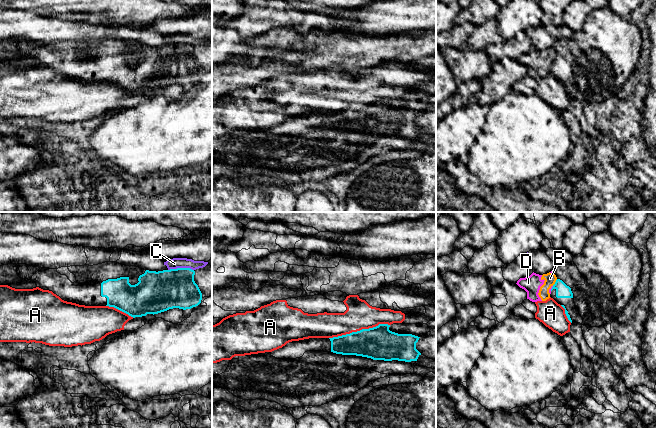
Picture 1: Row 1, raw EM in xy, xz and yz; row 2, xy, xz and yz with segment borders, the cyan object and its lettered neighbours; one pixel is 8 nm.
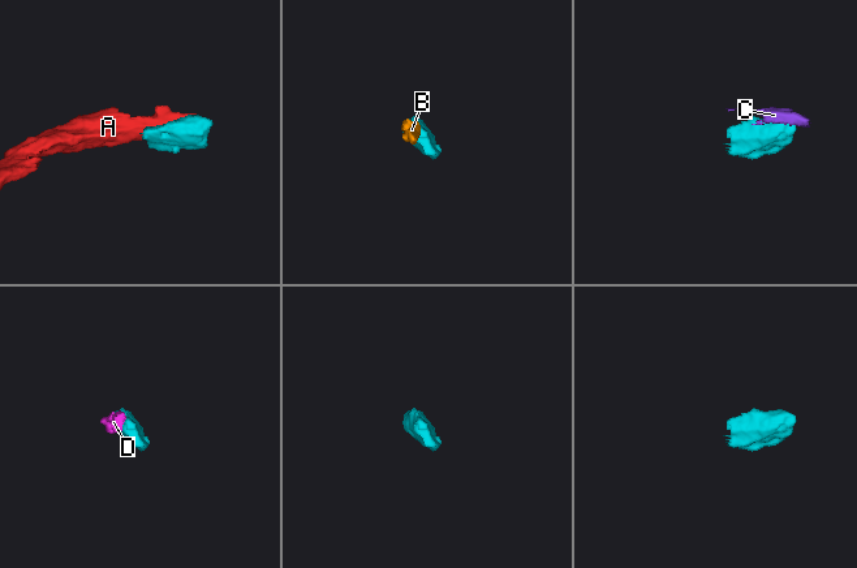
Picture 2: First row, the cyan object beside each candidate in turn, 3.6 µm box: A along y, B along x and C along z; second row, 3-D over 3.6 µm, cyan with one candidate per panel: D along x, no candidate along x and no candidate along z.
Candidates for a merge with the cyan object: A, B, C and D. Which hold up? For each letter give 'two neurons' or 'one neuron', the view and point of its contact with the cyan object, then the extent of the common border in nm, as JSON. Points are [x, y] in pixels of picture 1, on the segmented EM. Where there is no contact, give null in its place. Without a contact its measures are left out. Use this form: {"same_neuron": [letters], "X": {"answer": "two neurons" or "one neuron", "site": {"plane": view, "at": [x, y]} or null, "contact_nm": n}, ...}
{"same_neuron": [], "A": {"answer": "two neurons", "site": {"plane": "xz", "at": [360, 330]}, "contact_nm": 500}, "B": {"answer": "two neurons", "site": {"plane": "yz", "at": [555, 282]}, "contact_nm": 70}, "C": {"answer": "two neurons", "site": {"plane": "xy", "at": [180, 268]}, "contact_nm": 200}, "D": {"answer": "two neurons", "site": {"plane": "yz", "at": [552, 288]}, "contact_nm": 50}}

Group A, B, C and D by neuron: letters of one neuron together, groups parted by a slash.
A / B D / C

